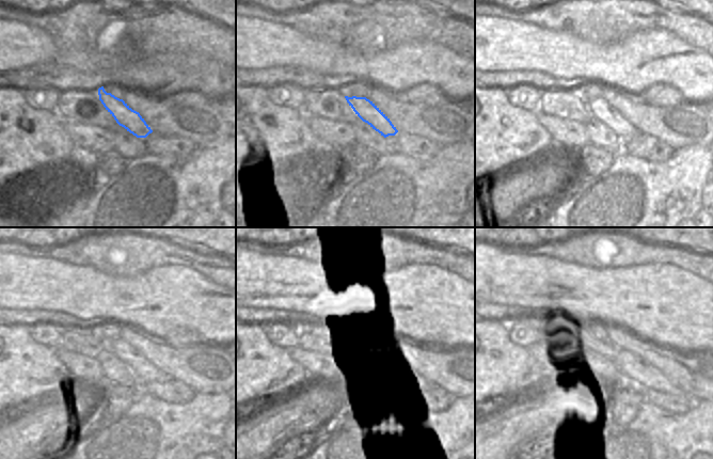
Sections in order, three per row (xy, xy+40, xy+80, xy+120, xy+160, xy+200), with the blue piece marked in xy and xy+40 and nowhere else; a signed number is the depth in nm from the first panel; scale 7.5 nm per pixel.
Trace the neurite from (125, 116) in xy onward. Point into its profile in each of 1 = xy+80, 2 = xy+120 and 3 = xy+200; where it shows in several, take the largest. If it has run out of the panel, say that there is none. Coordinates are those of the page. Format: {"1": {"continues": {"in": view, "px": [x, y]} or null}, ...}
{"1": {"continues": {"in": "xy+80", "px": [599, 108]}}, "2": {"continues": {"in": "xy+120", "px": [146, 370]}}, "3": {"continues": {"in": "xy+200", "px": [630, 364]}}}

